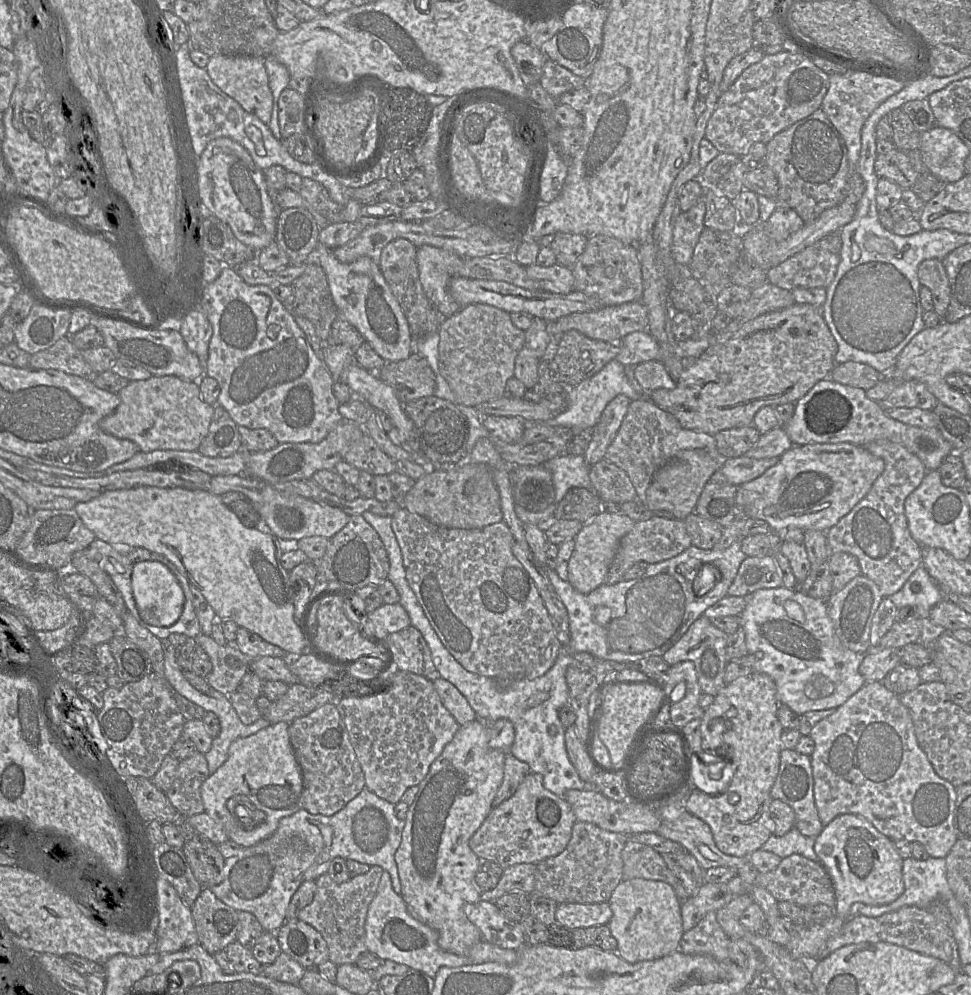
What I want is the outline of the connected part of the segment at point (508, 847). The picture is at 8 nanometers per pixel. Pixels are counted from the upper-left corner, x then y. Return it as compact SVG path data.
M530 772L510 798L491 810L478 830L469 839L469 847L480 860L494 862L503 869L521 863L537 864L544 859L560 854L566 848L576 822L571 805L544 787L541 774Z

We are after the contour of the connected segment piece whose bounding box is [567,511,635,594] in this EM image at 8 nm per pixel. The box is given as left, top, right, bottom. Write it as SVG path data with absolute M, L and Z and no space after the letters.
M602 511L585 523L575 536L575 547L568 563L568 582L579 592L588 594L605 583L609 567L619 542L634 526L635 521L624 513Z

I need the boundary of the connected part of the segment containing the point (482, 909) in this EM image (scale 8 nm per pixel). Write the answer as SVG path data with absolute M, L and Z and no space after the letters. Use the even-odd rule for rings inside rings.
M483 901L466 906L469 921L481 932L482 939L501 948L517 950L525 942L520 922L505 917L494 901Z

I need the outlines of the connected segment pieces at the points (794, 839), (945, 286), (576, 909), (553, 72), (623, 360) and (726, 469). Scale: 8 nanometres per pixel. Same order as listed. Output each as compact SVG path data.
M793 827L782 837L771 835L766 843L761 847L762 850L772 852L782 859L792 855L799 854L814 862L820 862L820 859L814 851L814 845L817 837L807 837Z
M927 259L918 266L918 279L932 294L934 310L942 319L950 303L950 284L942 261Z
M561 903L555 912L555 919L570 930L607 925L612 918L609 903Z
M547 59L539 83L549 95L558 99L567 91L586 86L586 80L556 62Z
M648 330L636 331L621 339L620 351L615 359L624 366L659 360L660 347Z
M746 455L722 459L720 470L726 479L735 486L740 486L762 475L774 466L779 458L754 459Z

